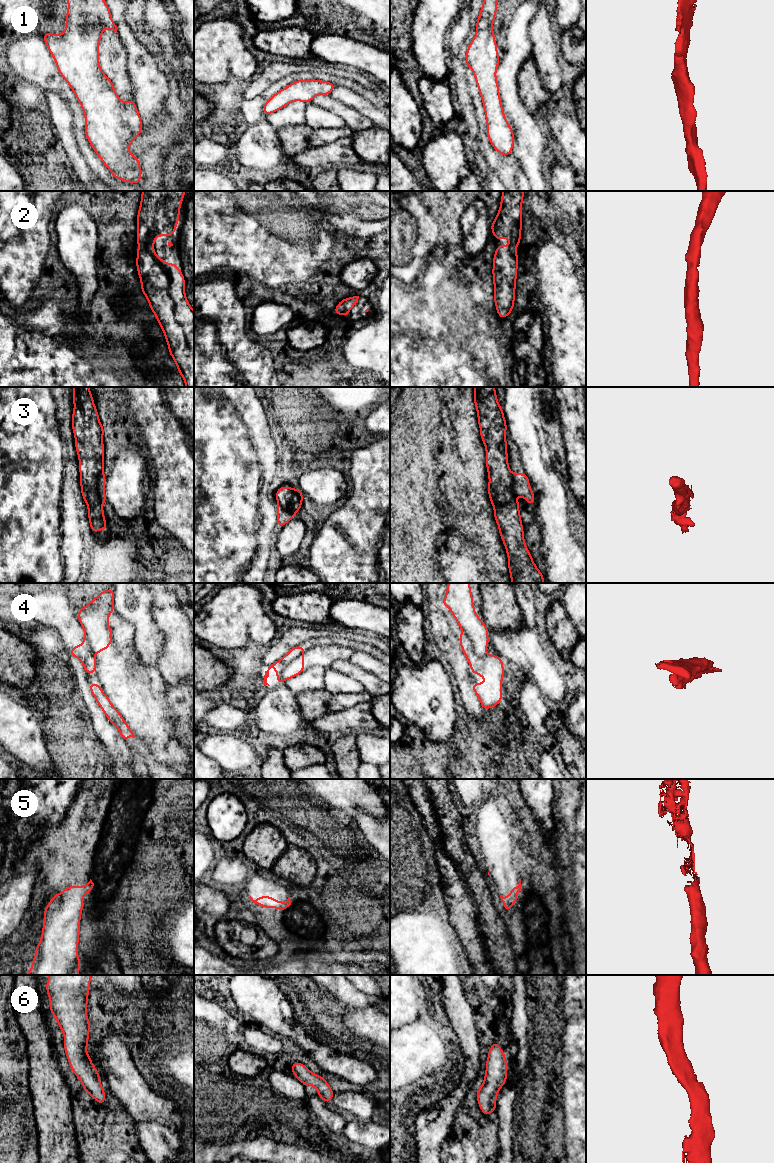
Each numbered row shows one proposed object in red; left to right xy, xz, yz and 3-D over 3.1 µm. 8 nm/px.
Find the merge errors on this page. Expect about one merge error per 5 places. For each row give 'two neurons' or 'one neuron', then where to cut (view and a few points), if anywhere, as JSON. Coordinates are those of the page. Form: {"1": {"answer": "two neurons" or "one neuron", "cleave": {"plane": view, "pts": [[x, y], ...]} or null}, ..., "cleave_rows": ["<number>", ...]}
{"1": {"answer": "one neuron", "cleave": null}, "2": {"answer": "one neuron", "cleave": null}, "3": {"answer": "one neuron", "cleave": null}, "4": {"answer": "two neurons", "cleave": {"plane": "yz", "pts": [[463, 632], [468, 637], [473, 650], [478, 655], [484, 656]]}}, "5": {"answer": "one neuron", "cleave": null}, "6": {"answer": "one neuron", "cleave": null}, "cleave_rows": ["4"]}

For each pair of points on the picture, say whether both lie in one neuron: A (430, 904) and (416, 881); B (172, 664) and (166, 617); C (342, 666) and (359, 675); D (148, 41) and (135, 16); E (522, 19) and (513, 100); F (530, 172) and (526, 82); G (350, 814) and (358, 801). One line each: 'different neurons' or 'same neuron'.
A: same neuron
B: same neuron
C: same neuron
D: same neuron
E: same neuron
F: different neurons
G: same neuron

